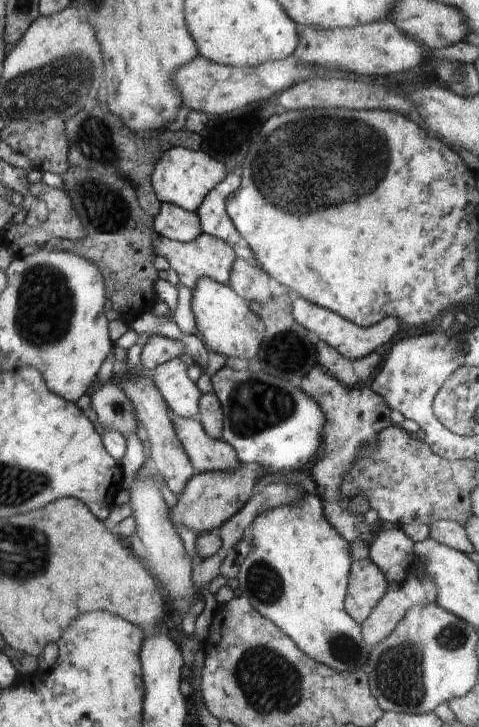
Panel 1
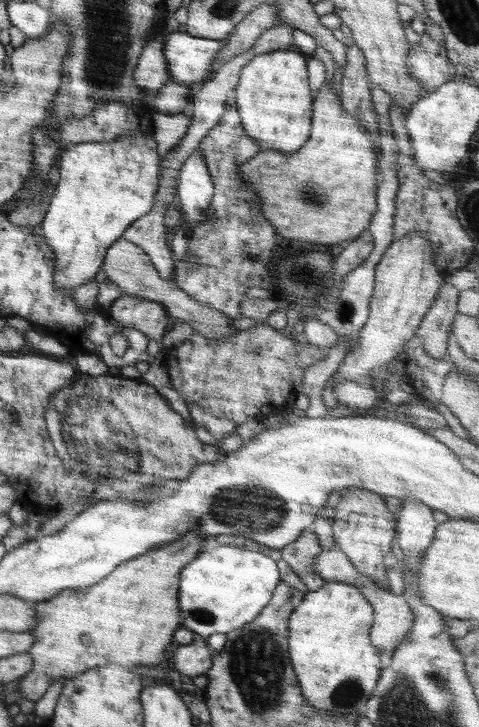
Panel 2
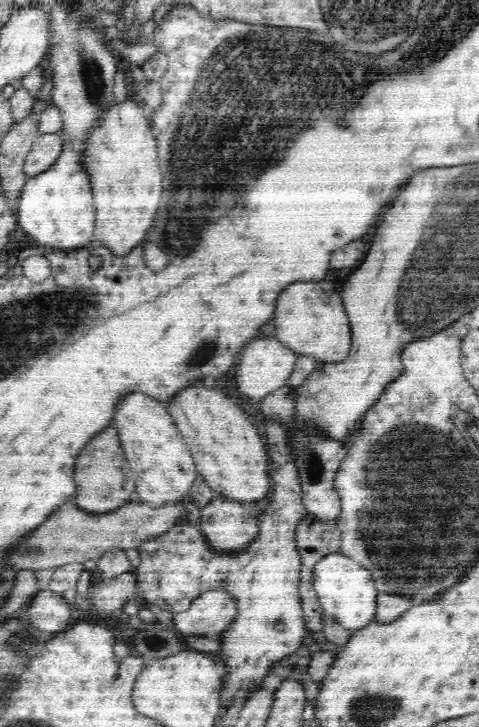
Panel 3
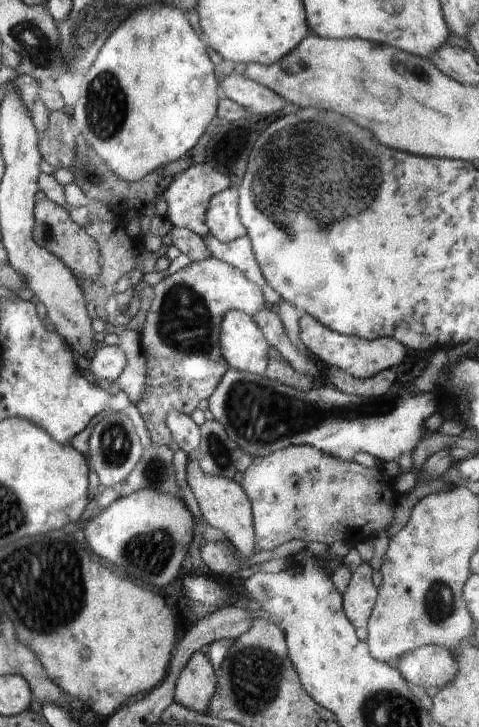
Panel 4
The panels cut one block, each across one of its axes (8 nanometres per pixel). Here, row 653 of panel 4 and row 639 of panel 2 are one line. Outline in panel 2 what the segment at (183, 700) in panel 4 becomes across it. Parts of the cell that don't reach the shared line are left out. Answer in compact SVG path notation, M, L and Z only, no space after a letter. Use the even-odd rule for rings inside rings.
M196 634L192 644L178 646L174 652L172 668L192 680L207 672L212 666L212 657L207 640Z

